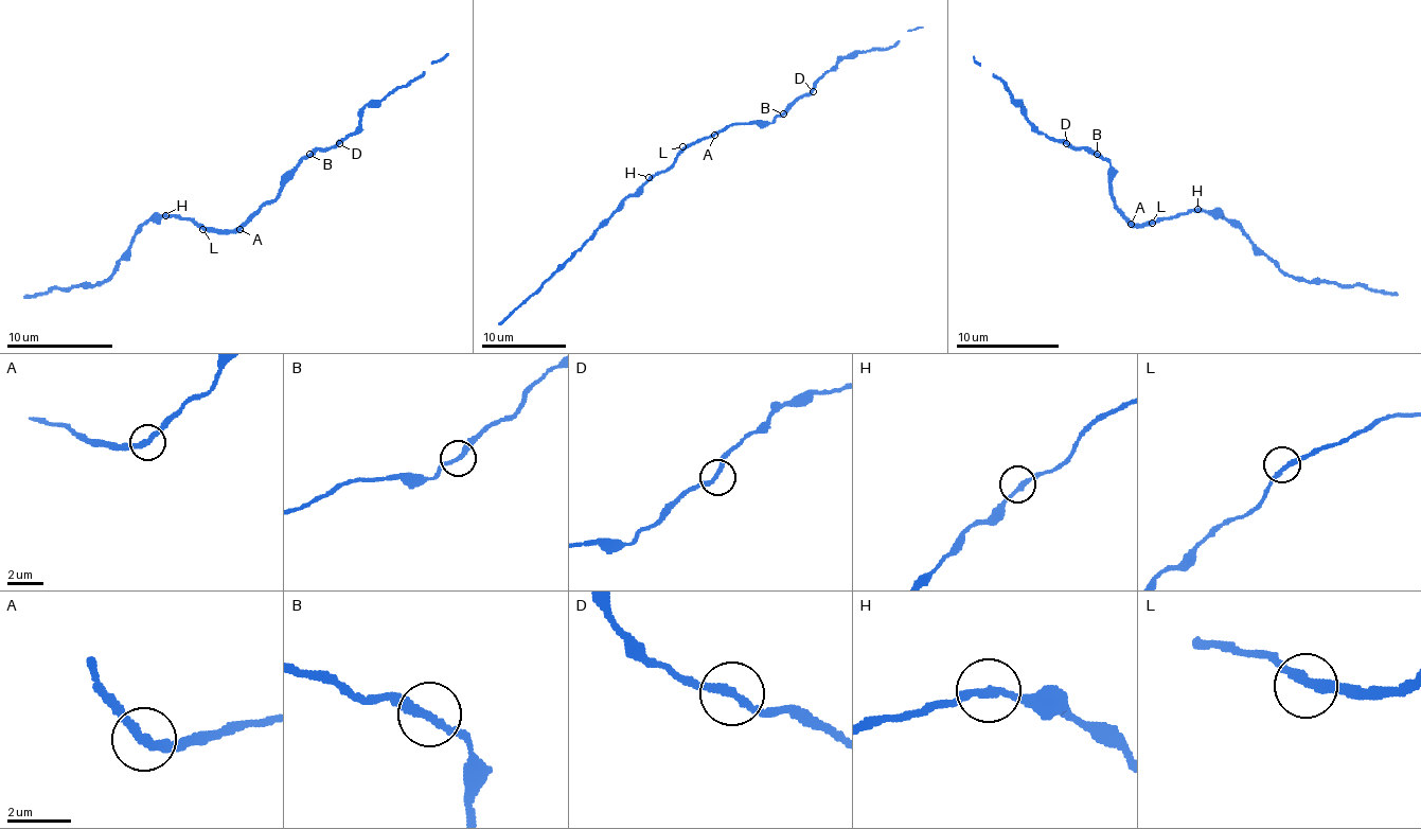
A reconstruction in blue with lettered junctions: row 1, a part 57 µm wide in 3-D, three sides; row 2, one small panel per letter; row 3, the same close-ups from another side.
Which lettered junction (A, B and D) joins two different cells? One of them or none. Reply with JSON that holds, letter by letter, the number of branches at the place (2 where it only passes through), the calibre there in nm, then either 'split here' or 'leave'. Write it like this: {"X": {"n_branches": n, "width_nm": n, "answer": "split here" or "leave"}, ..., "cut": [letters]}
{"A": {"n_branches": 2, "width_nm": 240, "answer": "leave"}, "B": {"n_branches": 2, "width_nm": 280, "answer": "leave"}, "D": {"n_branches": 2, "width_nm": 240, "answer": "leave"}, "cut": []}

